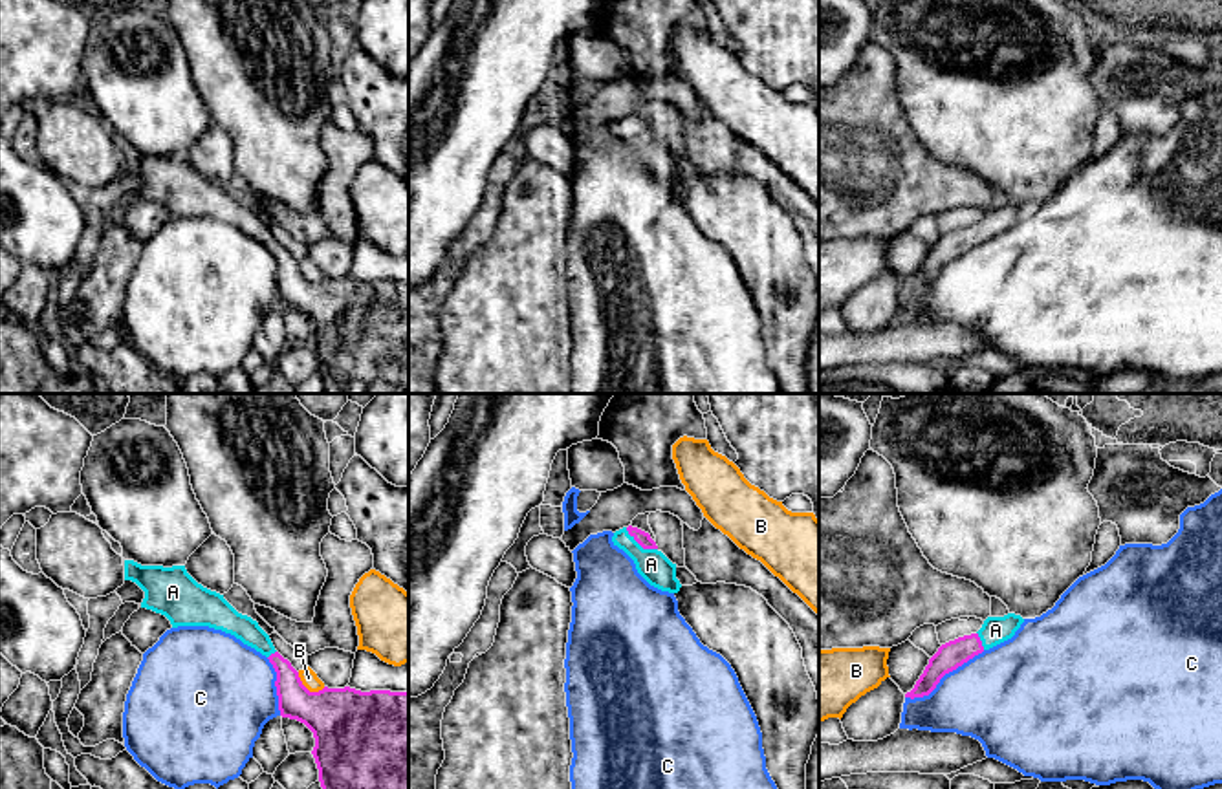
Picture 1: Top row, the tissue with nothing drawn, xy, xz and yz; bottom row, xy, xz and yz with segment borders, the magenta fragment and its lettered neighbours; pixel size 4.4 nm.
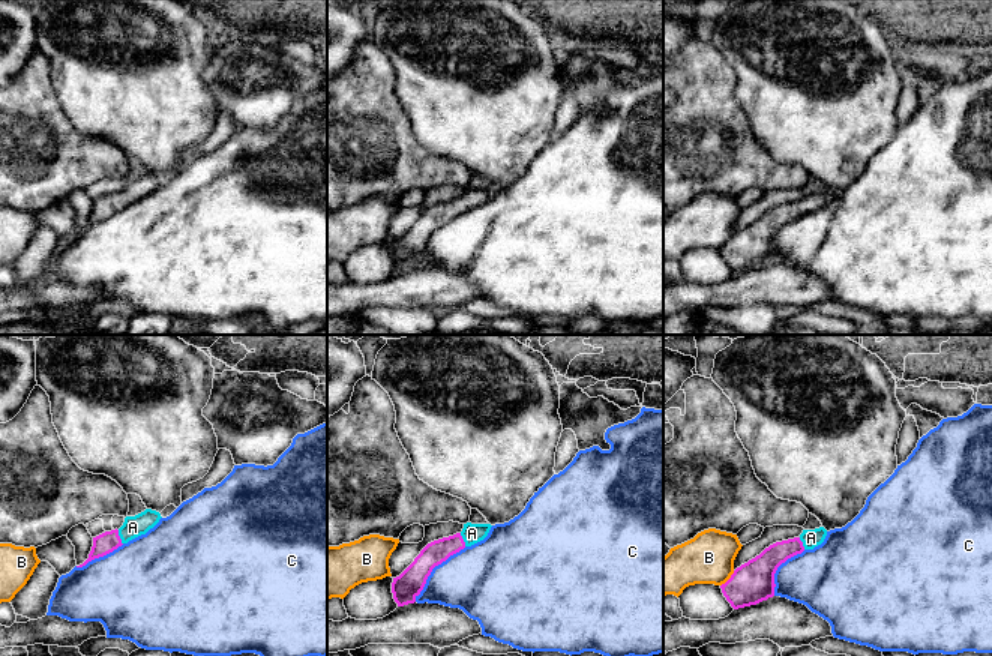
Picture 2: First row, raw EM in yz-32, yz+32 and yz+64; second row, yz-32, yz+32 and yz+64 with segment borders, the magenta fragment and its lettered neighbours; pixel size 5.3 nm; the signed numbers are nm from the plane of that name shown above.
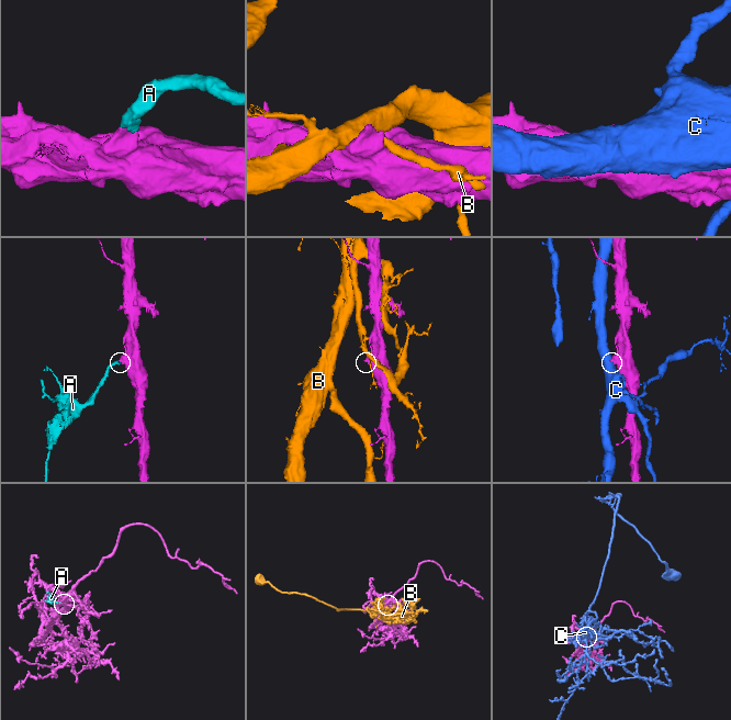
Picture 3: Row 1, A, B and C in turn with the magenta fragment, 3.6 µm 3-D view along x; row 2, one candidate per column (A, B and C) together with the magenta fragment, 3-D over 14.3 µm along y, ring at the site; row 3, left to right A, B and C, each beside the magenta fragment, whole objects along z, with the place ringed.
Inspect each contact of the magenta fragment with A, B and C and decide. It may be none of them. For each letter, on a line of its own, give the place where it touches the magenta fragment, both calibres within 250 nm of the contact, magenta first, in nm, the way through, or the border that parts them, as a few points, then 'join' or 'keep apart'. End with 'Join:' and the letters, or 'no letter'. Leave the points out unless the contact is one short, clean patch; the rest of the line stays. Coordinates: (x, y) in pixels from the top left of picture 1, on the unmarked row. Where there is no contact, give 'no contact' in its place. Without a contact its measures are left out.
A: meets magenta in xz at (640, 134); 70 nm thick on the magenta side, 140 nm on the other; runs through xz (643, 129), (640, 134), (651, 154); join
B: meets magenta in xy at (306, 279); 320 nm thick on the magenta side, 70 nm on the other; keep apart
C: meets magenta in yz at (944, 264); 120 nm thick on the magenta side, 400 nm on the other; keep apart
Join: A

